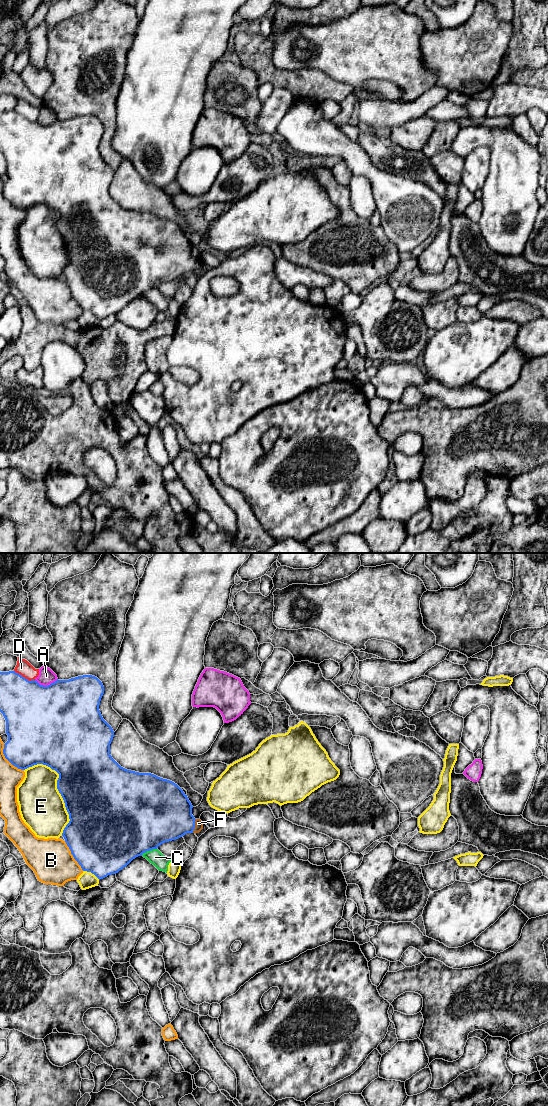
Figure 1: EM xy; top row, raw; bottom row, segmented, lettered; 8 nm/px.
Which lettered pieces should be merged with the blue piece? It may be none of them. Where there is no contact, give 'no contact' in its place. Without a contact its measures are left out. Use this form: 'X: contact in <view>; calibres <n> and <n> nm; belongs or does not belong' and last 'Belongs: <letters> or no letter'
A: contact in xy; calibres 500 and 130 nm; does not belong
B: contact in xy; calibres 400 and 180 nm; does not belong
C: contact in xy; calibres 500 and 120 nm; does not belong
D: contact in xy; calibres 420 and 120 nm; does not belong
E: contact in xy; calibres 480 and 360 nm; does not belong
F: contact in xy; calibres 420 and 60 nm; belongs
Belongs: F

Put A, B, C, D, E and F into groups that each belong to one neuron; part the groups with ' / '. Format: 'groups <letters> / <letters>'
groups A / B / C D / E / F

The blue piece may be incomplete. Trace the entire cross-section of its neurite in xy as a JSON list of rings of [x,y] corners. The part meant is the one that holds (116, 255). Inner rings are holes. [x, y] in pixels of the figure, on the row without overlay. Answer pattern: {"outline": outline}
{"outline": [[[15,111],[0,112],[0,152],[6,160],[8,175],[3,194],[18,209],[25,210],[43,204],[59,214],[57,229],[70,259],[62,276],[82,310],[91,312],[99,320],[118,313],[136,297],[157,289],[165,282],[176,280],[187,273],[199,273],[203,269],[203,262],[194,258],[193,246],[177,224],[151,213],[127,210],[112,198],[110,184],[114,171],[99,150],[103,134],[102,122],[92,115],[69,120],[57,119],[43,126]]]}

